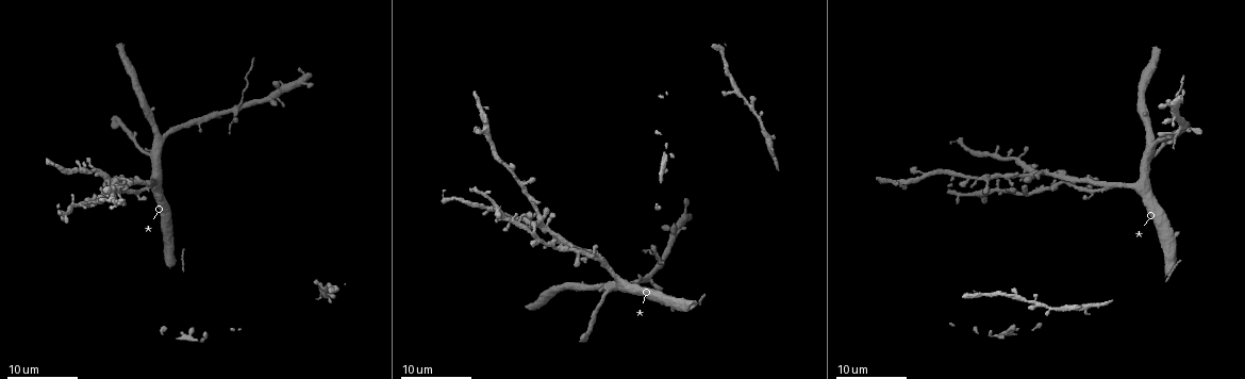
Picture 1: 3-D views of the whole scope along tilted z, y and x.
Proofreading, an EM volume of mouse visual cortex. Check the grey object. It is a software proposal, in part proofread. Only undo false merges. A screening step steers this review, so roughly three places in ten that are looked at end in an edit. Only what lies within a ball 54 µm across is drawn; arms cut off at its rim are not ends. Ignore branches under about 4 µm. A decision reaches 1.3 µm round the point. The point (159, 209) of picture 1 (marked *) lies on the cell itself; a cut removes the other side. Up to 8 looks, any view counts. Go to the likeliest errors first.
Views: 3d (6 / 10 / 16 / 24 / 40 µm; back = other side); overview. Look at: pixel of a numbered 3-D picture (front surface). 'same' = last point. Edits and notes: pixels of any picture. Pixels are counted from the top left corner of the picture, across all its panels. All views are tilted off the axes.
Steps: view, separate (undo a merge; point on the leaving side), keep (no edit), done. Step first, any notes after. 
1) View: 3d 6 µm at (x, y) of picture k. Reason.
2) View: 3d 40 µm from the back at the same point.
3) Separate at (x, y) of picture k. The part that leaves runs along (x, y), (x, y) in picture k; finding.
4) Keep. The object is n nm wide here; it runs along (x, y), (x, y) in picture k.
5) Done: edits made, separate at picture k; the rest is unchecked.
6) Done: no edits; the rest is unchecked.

View: 3d 16 µm at (593, 255) of picture 1. Arms part here.

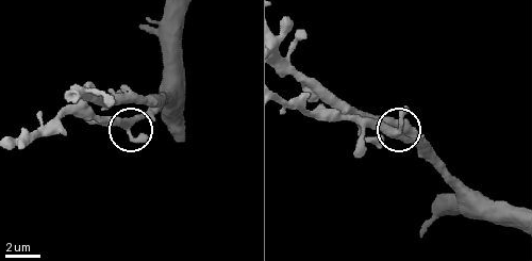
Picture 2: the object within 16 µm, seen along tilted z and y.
View: 3d 6 µm at (126, 127) of picture 2.

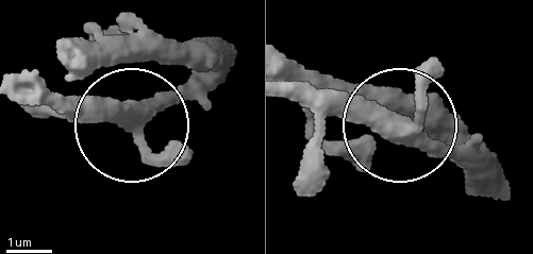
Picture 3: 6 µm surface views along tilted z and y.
Keep. The object is 340 nm wide here; it runs along (480, 189), (453, 159), (347, 114), (318, 88) in picture 3; one cell here.

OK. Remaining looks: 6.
View: 3d 16 µm at (540, 217) of picture 1. Three-way junction.

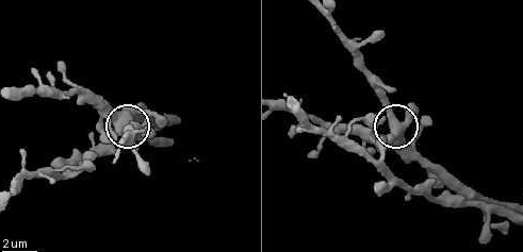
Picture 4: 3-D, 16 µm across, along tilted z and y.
View: 3d 10 µm at (396, 129) of picture 4.

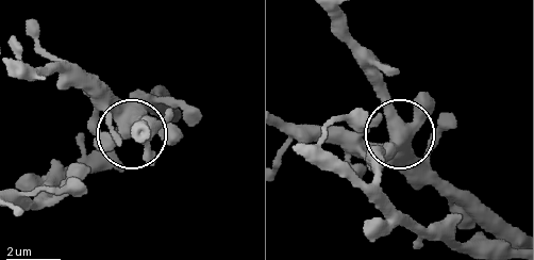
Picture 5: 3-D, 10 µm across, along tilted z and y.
Keep. One cell here.

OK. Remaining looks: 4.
View: 3d 24 µm at (237, 111) of picture 1. Four-way junction.

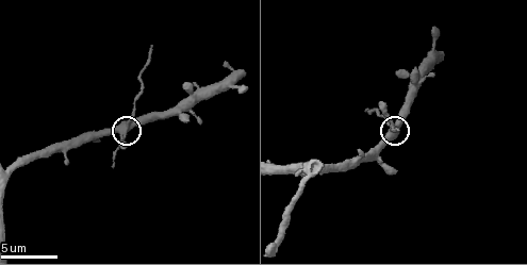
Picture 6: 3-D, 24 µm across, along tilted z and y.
View: 3d 10 µm at (123, 132) of picture 6.

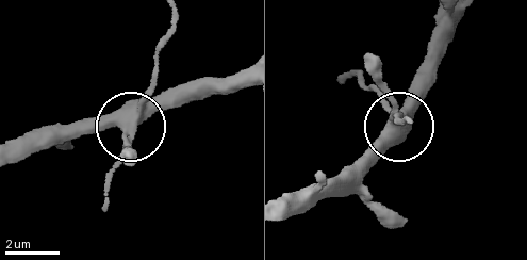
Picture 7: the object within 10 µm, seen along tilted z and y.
Separate at (150, 91) of picture 7. 4 arms meet here; a second cell is stuck on.

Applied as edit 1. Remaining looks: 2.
Done: edits made, separate at picture 7; the rest is unchecked.

